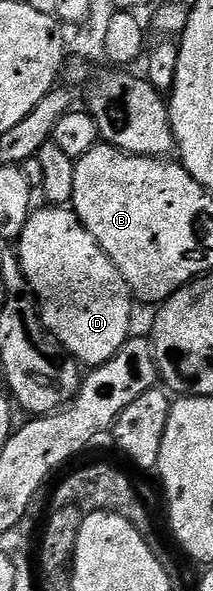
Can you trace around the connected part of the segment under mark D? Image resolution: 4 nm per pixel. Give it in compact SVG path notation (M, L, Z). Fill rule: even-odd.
M35 208L33 212L31 212L21 237L17 238L16 252L18 254L18 261L22 264L22 273L26 277L26 282L30 285L30 292L34 294L37 300L38 312L42 319L42 325L45 327L47 333L52 334L53 337L58 340L58 344L62 345L75 361L86 367L97 367L104 364L108 359L112 359L112 355L116 355L116 351L120 351L120 347L124 347L124 343L132 336L130 316L134 313L134 305L136 306L136 301L130 292L130 288L124 279L124 275L120 275L116 263L112 263L112 259L108 259L108 255L100 247L100 243L96 243L96 239L92 239L92 235L84 227L84 223L80 223L80 219L74 214L73 208L45 208L46 209Z

